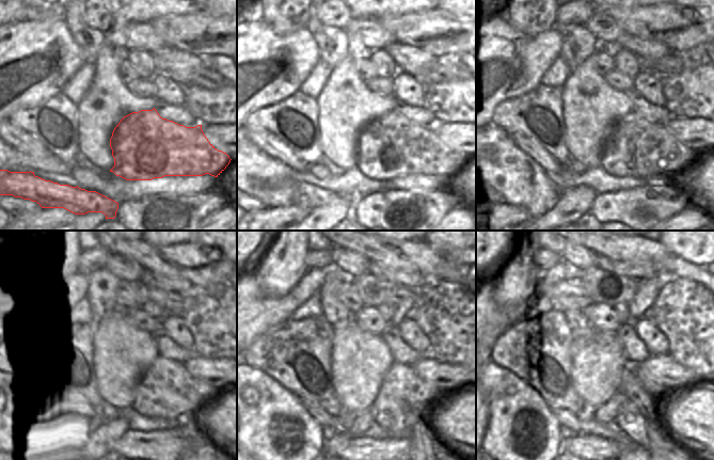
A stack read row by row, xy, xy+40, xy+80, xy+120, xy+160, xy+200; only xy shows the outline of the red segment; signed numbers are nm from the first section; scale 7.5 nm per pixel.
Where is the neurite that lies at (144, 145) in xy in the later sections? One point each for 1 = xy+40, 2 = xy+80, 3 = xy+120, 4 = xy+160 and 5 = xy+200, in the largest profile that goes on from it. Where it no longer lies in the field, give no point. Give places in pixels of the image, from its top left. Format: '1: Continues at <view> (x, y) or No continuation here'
1: Continues at xy+40 (389, 146)
2: Continues at xy+80 (635, 147)
3: Continues at xy+120 (167, 390)
4: Continues at xy+160 (402, 398)
5: Continues at xy+200 (631, 421)

